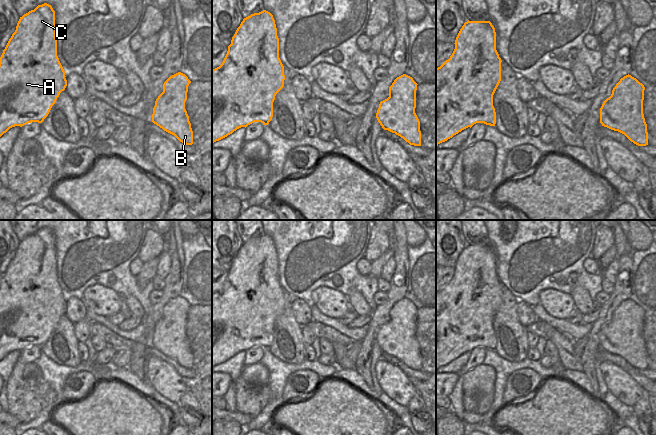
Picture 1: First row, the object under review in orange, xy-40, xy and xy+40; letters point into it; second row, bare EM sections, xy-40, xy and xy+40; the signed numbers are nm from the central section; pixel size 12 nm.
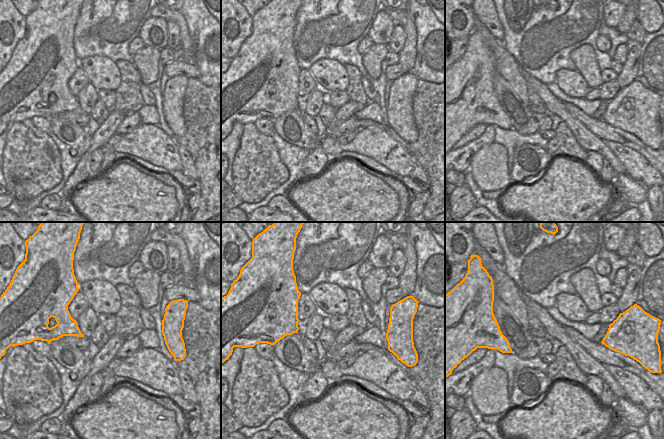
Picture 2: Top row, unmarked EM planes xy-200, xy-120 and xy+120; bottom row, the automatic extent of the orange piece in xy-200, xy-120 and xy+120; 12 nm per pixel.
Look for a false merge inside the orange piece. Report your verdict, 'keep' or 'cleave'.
keep

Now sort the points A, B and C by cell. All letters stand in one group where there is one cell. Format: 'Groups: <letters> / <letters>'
Groups: A B C

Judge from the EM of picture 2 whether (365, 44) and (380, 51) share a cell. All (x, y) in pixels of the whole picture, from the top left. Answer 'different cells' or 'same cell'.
different cells

